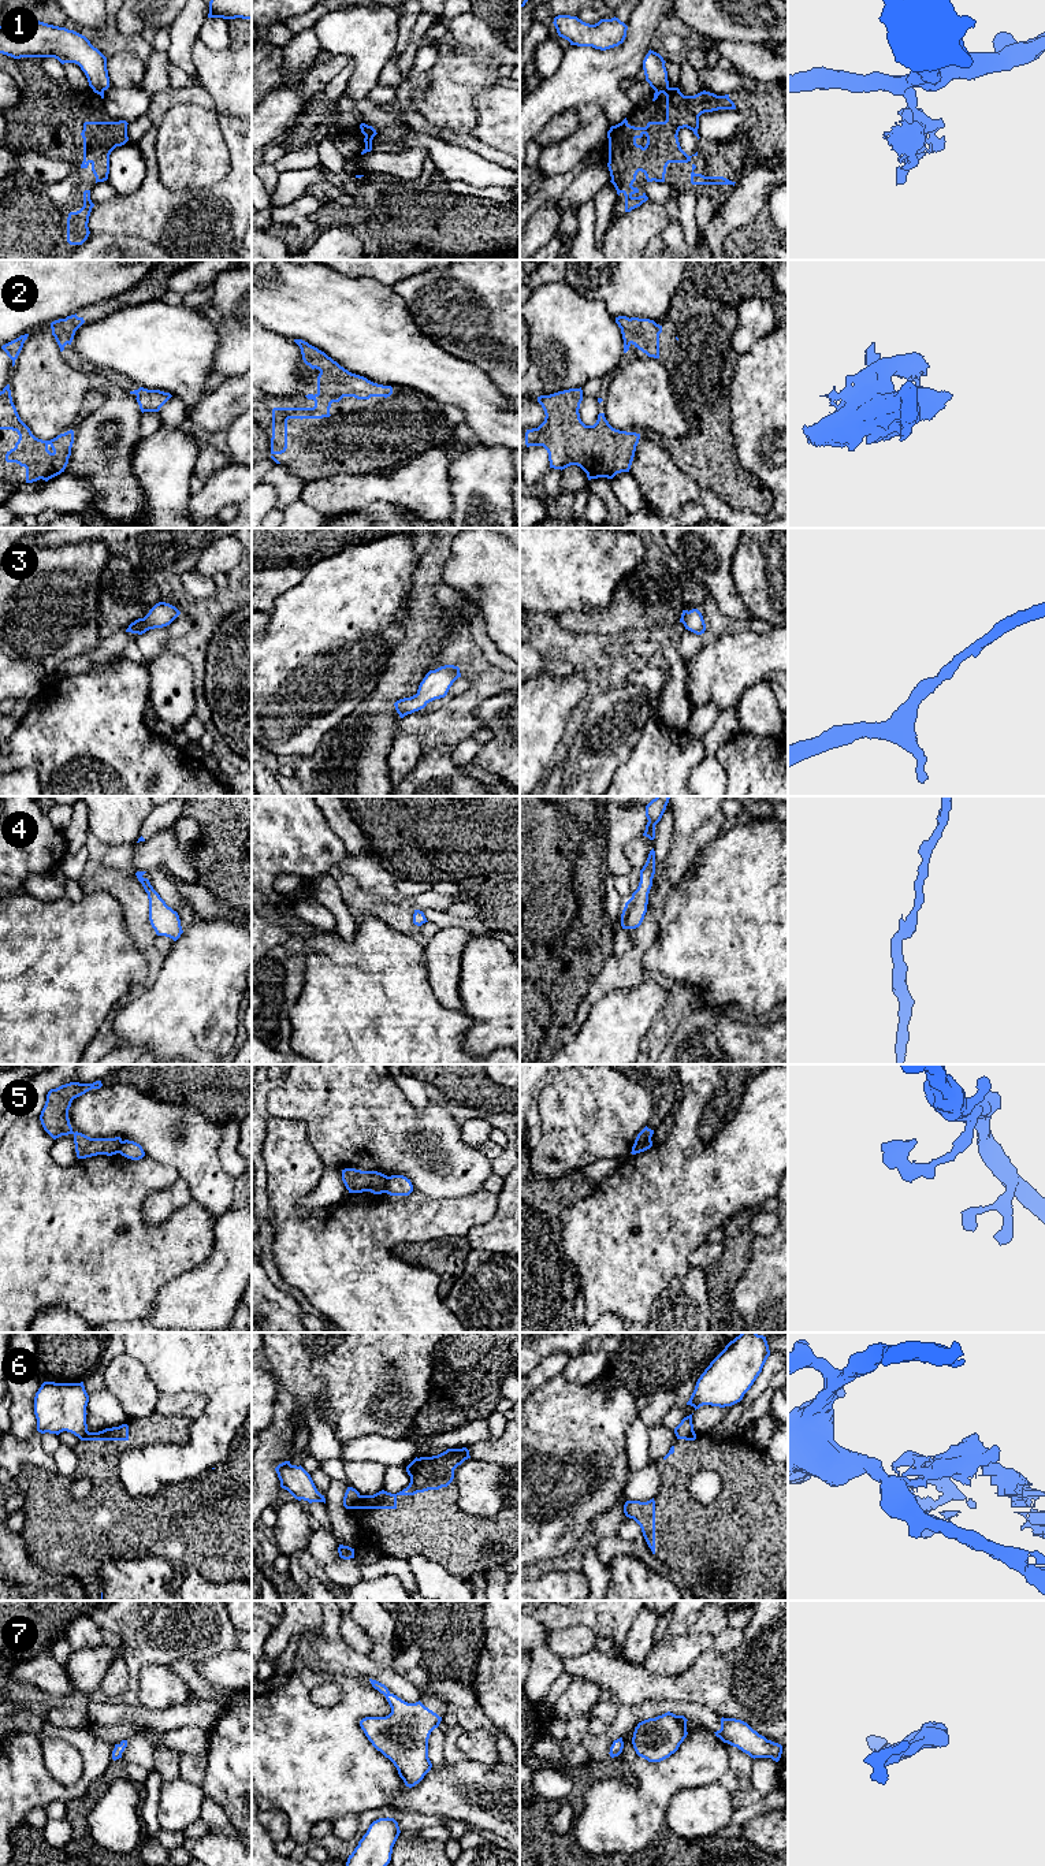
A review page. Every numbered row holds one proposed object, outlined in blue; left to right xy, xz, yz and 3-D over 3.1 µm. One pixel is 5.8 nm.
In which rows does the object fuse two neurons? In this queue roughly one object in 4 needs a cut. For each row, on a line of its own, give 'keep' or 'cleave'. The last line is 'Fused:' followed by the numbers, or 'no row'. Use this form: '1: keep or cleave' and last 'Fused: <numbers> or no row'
1: cleave
2: keep
3: keep
4: keep
5: cleave
6: cleave
7: keep
Fused: 1, 5, 6

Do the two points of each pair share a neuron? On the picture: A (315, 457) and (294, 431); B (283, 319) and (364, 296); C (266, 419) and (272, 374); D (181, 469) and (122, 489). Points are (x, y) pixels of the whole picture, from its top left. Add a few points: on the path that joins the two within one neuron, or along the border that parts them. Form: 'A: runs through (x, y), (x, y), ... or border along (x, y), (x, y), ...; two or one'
A: runs through (312, 450), (301, 438); one
B: runs through (304, 308), (344, 308); one
C: border along (266, 393), (298, 396); two
D: border along (133, 452), (133, 474), (144, 495), (145, 513); two

